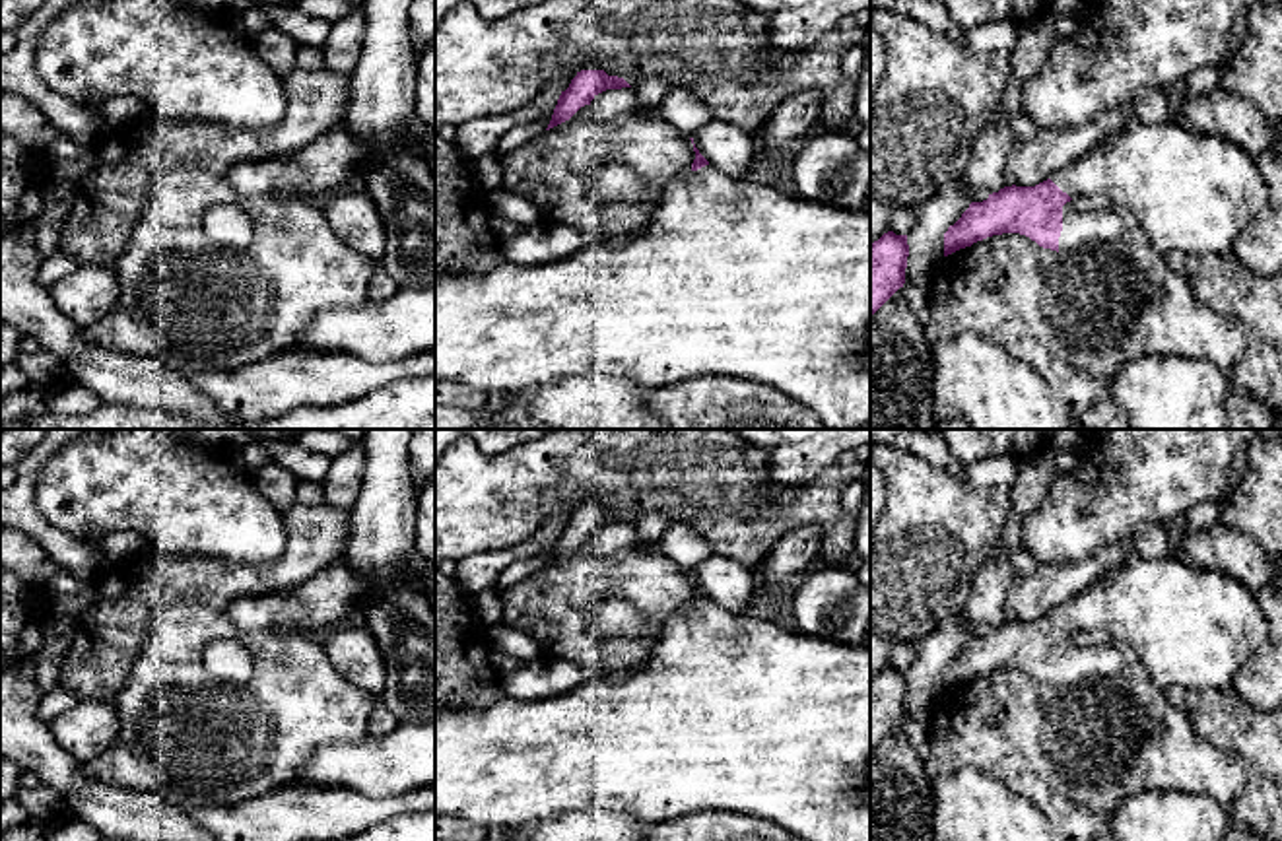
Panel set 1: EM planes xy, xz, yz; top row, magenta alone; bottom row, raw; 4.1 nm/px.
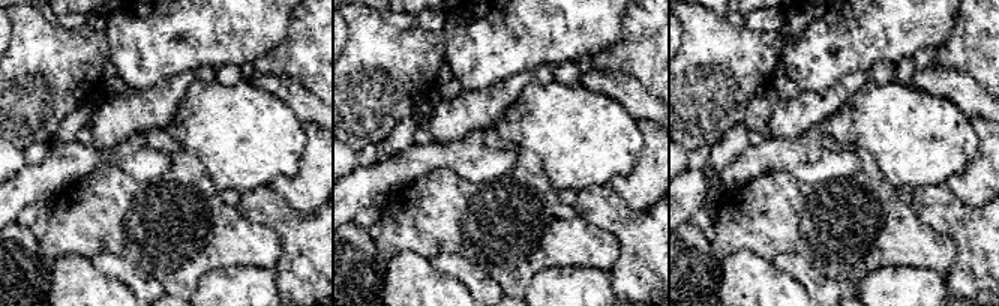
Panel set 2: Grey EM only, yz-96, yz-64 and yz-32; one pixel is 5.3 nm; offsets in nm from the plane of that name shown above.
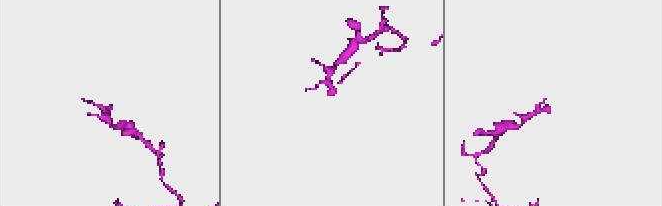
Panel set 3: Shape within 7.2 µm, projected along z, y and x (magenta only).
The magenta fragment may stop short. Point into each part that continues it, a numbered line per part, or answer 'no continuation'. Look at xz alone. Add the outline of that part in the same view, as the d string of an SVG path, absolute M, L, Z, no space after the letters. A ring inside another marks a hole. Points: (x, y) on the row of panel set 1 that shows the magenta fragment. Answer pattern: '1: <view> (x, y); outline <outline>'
1: xz (729, 278); outline M713 165L672 179L653 218L635 233L608 243L589 243L581 252L552 264L521 266L501 260L482 274L435 270L435 383L455 381L505 396L565 377L620 377L643 388L666 388L699 377L732 377L771 387L814 410L831 429L870 425L870 208L841 210L765 185L732 179Z

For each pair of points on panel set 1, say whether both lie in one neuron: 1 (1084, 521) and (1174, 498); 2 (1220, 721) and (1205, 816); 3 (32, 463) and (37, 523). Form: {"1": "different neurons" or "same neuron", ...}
{"1": "same neuron", "2": "different neurons", "3": "same neuron"}

